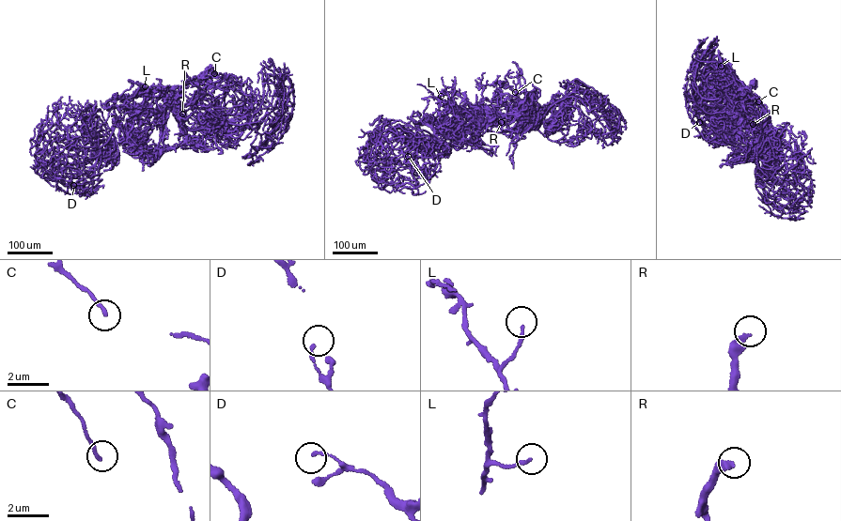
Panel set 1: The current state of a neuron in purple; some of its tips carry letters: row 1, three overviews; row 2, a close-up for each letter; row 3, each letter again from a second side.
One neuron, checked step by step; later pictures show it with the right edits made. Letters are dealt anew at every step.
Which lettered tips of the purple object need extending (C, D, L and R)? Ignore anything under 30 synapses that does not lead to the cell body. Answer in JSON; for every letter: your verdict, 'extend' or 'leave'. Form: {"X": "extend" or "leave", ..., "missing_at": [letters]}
{"C": "leave", "D": "leave", "L": "leave", "R": "extend", "missing_at": ["R"]}

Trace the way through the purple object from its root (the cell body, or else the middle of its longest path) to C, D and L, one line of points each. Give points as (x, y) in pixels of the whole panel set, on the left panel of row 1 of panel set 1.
C: (145, 91), (146, 100), (160, 86), (166, 88), (181, 86), (212, 67), (214, 73)
D: (145, 91), (146, 100), (164, 87), (163, 107), (116, 126), (100, 148), (99, 176), (81, 193), (73, 185)
L: (145, 91), (146, 100), (160, 86), (147, 91), (143, 88), (145, 86)

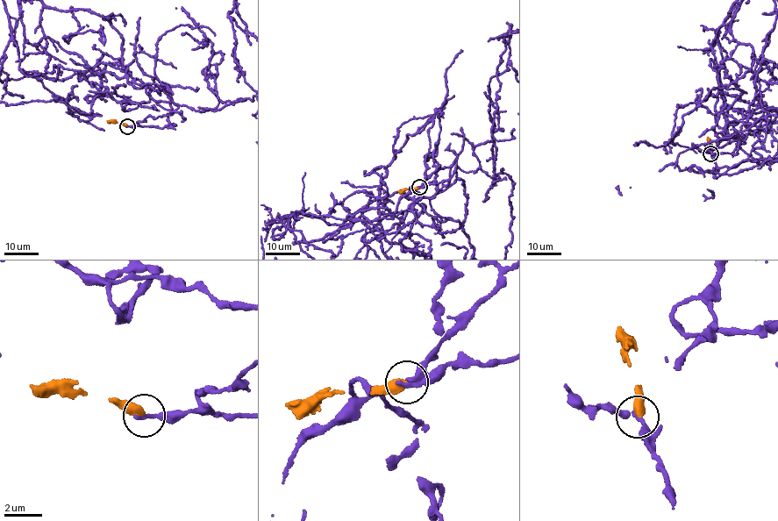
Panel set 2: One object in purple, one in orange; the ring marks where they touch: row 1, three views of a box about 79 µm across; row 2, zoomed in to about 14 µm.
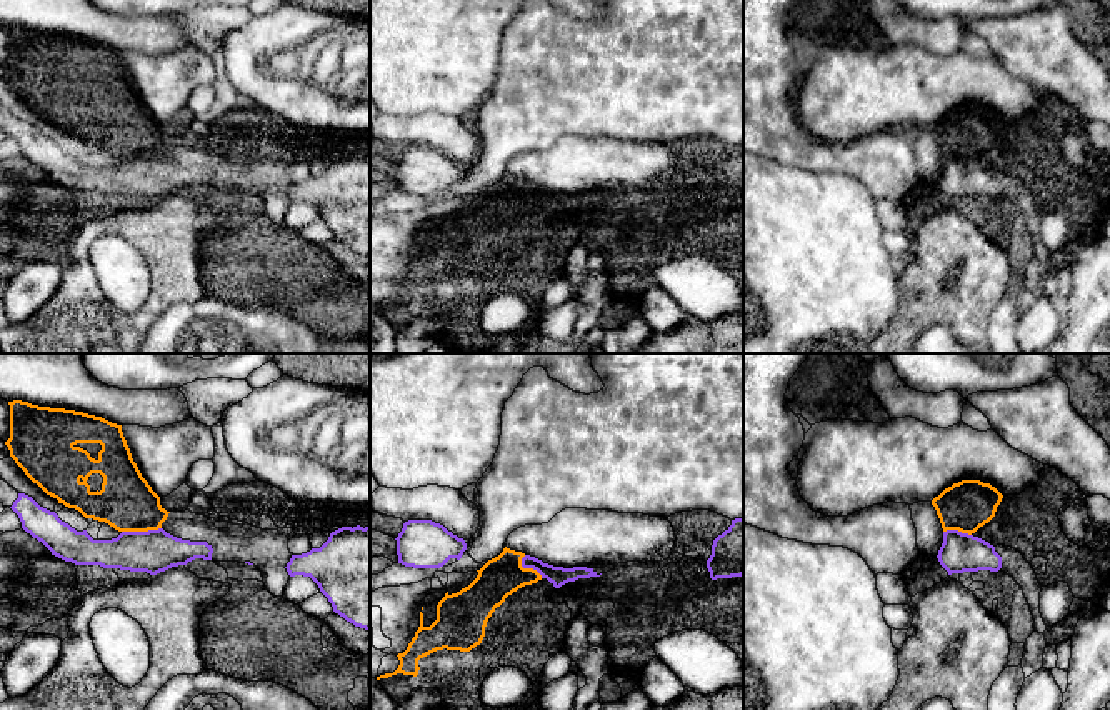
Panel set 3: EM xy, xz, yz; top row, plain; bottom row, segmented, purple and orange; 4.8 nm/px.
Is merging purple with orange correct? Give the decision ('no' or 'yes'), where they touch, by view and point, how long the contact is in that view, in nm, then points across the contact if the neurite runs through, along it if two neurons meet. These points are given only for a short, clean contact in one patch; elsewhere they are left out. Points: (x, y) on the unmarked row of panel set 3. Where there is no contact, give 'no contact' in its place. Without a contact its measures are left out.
no; contact xy (140, 159); length 190 nm; border xy (160, 154), (122, 159)

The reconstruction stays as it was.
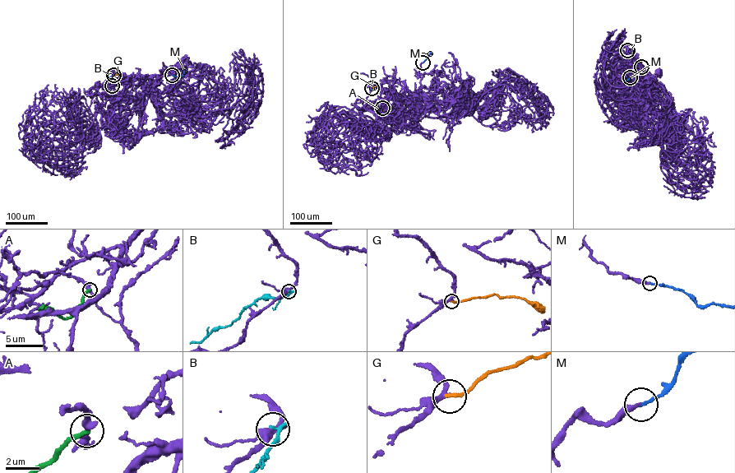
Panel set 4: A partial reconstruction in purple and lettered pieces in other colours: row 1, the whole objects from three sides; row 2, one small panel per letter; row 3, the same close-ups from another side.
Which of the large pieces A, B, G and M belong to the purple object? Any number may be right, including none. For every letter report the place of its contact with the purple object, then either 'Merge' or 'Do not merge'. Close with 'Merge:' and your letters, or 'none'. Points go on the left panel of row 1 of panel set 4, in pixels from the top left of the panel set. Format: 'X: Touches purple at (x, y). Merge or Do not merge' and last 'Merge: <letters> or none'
A: Touches purple at (112, 85). Do not merge
B: Touches purple at (113, 75). Do not merge
G: Touches purple at (113, 75). Do not merge
M: Touches purple at (172, 75). Merge
Merge: M

